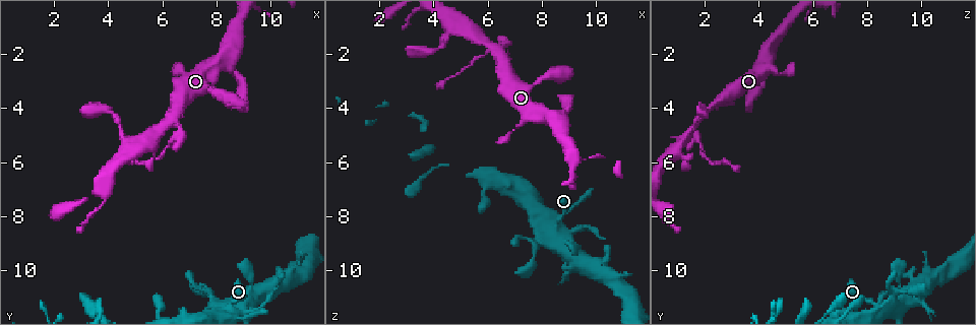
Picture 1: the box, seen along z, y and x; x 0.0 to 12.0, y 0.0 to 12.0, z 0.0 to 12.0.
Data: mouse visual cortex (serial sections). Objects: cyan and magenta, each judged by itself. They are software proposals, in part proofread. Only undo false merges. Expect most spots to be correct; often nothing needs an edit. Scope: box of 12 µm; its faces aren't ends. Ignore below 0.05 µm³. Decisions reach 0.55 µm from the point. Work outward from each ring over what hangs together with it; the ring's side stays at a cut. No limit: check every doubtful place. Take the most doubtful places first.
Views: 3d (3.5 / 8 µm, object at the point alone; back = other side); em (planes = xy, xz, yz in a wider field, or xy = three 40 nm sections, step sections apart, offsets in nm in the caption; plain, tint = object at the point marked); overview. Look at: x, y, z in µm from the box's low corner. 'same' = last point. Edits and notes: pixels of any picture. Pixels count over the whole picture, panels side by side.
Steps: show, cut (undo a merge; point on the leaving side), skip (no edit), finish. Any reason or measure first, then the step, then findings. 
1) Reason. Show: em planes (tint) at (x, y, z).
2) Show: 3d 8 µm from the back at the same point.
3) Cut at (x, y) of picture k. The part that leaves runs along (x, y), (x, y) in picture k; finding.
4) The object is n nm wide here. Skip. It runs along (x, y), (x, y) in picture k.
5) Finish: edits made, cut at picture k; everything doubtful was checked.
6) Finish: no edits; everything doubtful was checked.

A fork. Show: 3d 3.5 µm at (6.4, 4.1, 2.0).

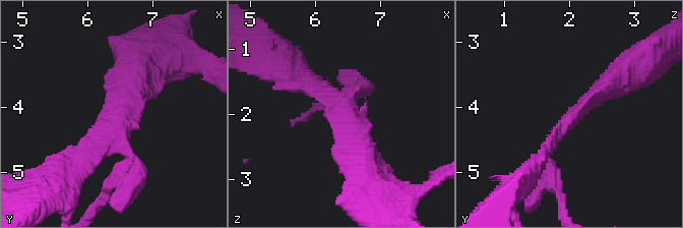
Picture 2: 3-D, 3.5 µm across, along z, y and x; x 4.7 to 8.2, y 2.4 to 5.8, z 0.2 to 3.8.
Show: em xy step 2 (tint) at (6.45, 4.15, 2.05).

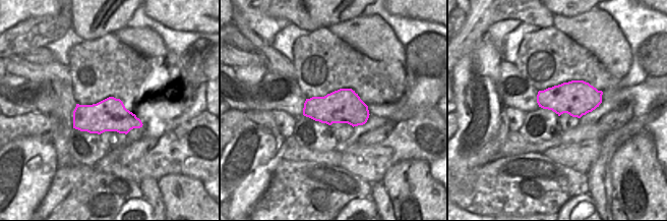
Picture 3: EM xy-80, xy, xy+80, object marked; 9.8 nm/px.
3 arms meet here. Skip. It runs along (619, 76), (585, 101), (539, 164) in picture 2; continuous, no second cell.

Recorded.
Abrupt turn. Show: 3d 8 µm at (6.6, 4.8, 1.6).

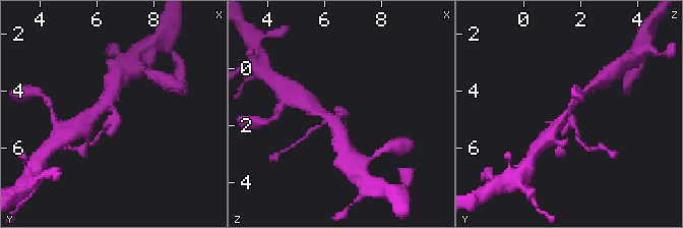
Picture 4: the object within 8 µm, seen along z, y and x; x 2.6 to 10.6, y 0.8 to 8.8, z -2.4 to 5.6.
Show: 3d 3.5 µm at (6.7, 4.8, 1.6).

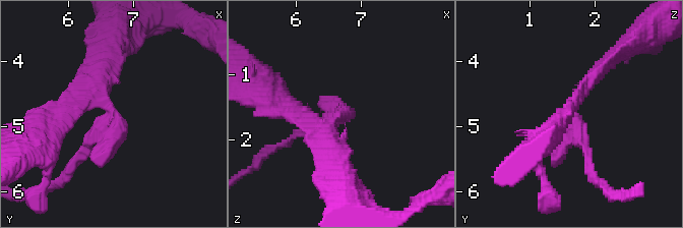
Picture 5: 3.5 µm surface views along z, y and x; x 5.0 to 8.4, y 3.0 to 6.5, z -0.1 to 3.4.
Show: em xy step 3 (tint) at (6.65, 4.80, 1.65).

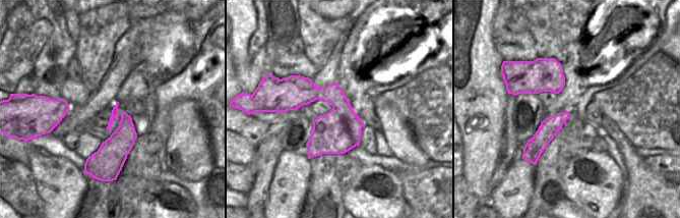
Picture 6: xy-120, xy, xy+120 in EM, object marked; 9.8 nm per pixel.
Skip. All the same cell.

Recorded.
Small branch off a trunk. Show: 3d 3.5 µm from the back at (8.5, 11.3, 8.3).

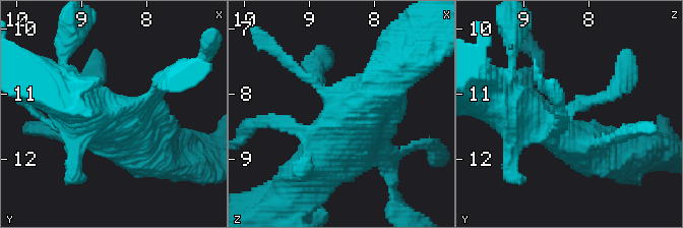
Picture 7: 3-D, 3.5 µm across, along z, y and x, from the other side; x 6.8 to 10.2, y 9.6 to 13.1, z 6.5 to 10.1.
Show: em planes (tint) at the same point.

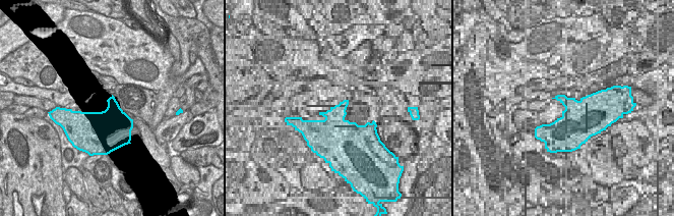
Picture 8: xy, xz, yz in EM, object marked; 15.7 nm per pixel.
Show: em xy step 1 (tint) at the same point.

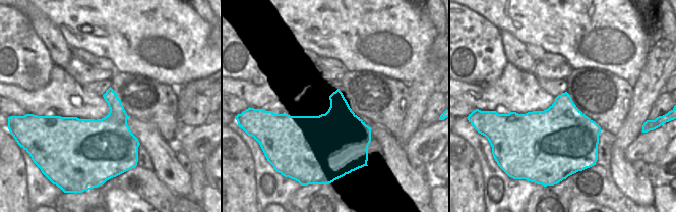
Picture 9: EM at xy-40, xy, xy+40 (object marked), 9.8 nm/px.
Skip. It runs along (616, 89), (556, 126), (516, 114) in picture 7; one cell here.

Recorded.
Finish: no edits; everything doubtful was checked.

